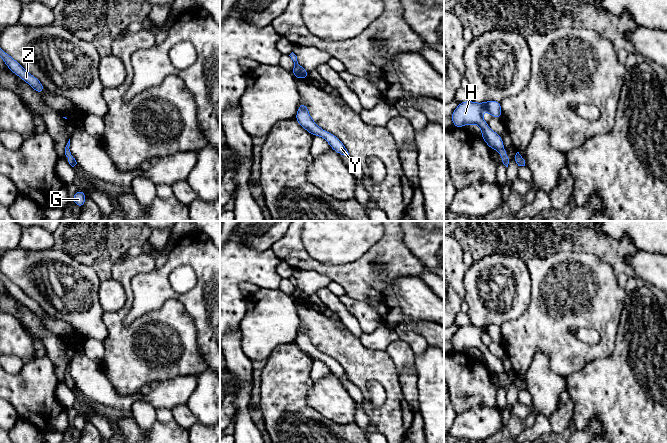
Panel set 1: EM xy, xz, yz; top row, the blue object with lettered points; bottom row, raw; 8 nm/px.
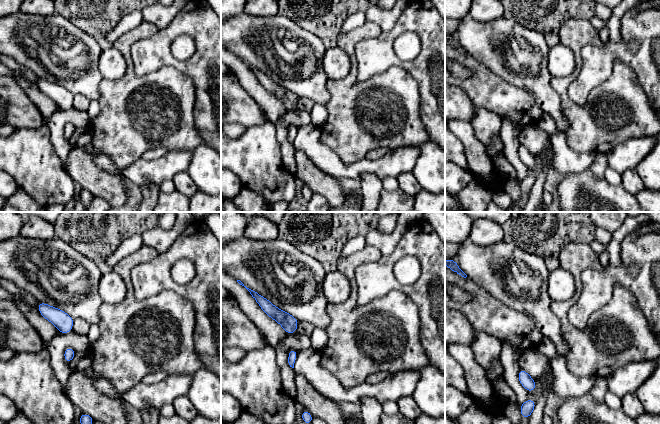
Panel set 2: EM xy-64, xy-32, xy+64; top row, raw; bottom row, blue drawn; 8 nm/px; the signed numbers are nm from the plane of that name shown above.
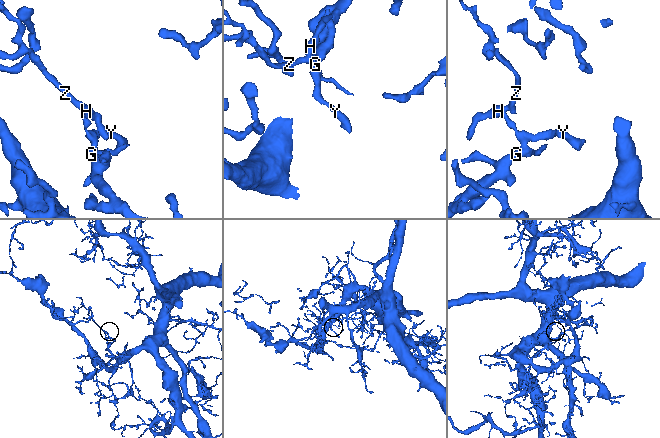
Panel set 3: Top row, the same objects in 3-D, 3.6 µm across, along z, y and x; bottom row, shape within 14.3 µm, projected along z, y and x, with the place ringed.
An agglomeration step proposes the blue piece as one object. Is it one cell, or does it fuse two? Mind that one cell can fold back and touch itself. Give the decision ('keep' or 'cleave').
keep

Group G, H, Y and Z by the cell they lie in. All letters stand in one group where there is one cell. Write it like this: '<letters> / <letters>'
G H Y Z

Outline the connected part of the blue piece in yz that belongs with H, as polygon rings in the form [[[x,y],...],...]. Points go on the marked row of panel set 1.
[[[495,100],[484,103],[475,103],[473,101],[460,102],[450,116],[455,128],[462,128],[464,124],[479,125],[482,130],[482,139],[487,143],[490,149],[498,150],[503,164],[508,167],[509,158],[504,149],[501,135],[492,131],[488,123],[481,117],[482,113],[486,110],[490,112],[493,118],[502,119],[501,103]]]

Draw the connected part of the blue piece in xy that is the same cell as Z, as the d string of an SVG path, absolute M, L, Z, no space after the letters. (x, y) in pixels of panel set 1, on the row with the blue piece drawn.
M0 49L0 57L4 60L7 67L13 73L15 73L22 80L27 82L38 94L41 94L45 90L45 87L36 77L28 73L16 60L14 60L10 55L8 55L2 49Z

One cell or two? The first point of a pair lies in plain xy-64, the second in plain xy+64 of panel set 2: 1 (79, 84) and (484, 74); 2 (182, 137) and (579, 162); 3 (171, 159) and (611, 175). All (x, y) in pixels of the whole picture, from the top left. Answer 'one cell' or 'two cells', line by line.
1: two cells
2: two cells
3: two cells

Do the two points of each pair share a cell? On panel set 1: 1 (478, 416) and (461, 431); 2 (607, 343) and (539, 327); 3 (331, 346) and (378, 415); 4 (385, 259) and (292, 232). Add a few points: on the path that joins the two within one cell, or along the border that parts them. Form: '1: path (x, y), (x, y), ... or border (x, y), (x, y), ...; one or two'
1: path (474, 420), (465, 427); one
2: path (590, 350), (567, 350), (556, 339); one
3: path (353, 356), (390, 386), (390, 393); one
4: path (358, 271), (331, 271), (310, 264), (305, 259); one

